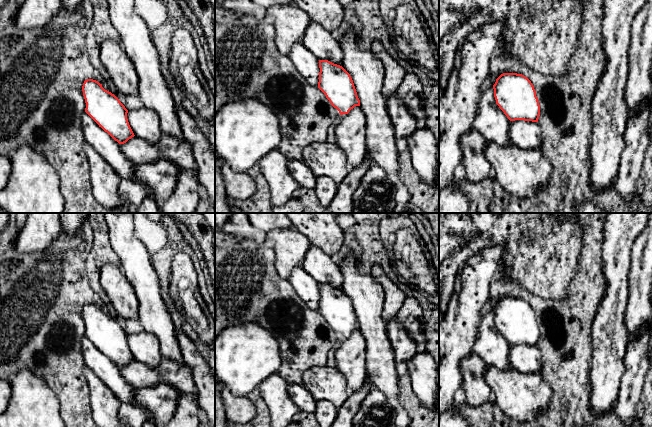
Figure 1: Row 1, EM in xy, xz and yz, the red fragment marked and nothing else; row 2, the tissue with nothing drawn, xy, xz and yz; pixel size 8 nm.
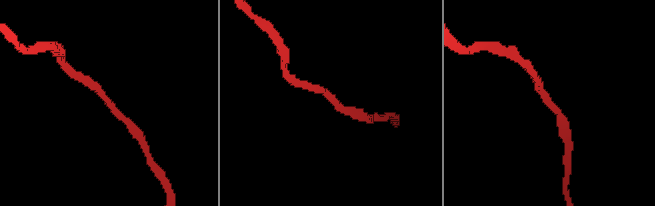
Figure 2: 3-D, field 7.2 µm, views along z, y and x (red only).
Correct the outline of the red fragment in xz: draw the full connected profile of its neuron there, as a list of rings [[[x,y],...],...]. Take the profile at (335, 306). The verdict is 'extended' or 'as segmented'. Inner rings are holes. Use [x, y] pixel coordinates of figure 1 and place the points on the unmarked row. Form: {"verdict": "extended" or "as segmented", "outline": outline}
{"verdict": "extended", "outline": [[[302,266],[291,271],[288,281],[305,304],[325,318],[340,339],[360,330],[353,304],[342,290],[318,284]]]}

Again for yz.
{"verdict": "extended", "outline": [[[503,297],[493,309],[496,328],[510,344],[512,368],[525,374],[543,367],[538,349],[540,329],[531,305],[522,298]]]}

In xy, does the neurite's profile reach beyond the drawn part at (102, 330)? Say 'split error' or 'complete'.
split error

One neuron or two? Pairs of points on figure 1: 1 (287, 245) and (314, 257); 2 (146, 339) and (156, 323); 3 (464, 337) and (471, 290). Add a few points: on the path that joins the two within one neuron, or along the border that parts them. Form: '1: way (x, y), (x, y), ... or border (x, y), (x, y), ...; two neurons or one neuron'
1: border (312, 245), (306, 252), (301, 265); two neurons
2: border (143, 330), (152, 333), (156, 337), (160, 353); two neurons
3: way (465, 325), (467, 302); one neuron

